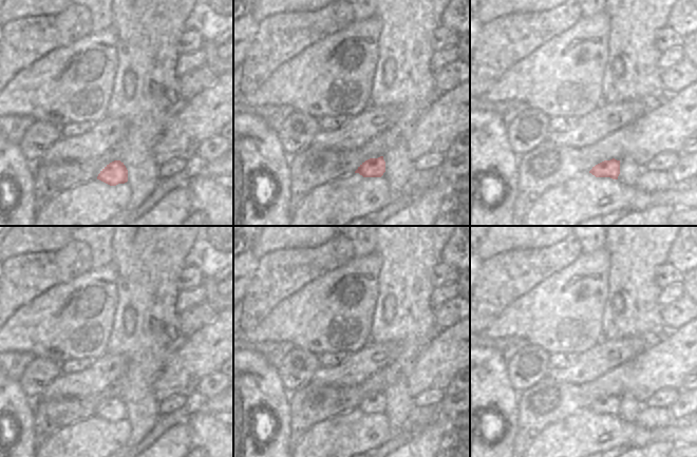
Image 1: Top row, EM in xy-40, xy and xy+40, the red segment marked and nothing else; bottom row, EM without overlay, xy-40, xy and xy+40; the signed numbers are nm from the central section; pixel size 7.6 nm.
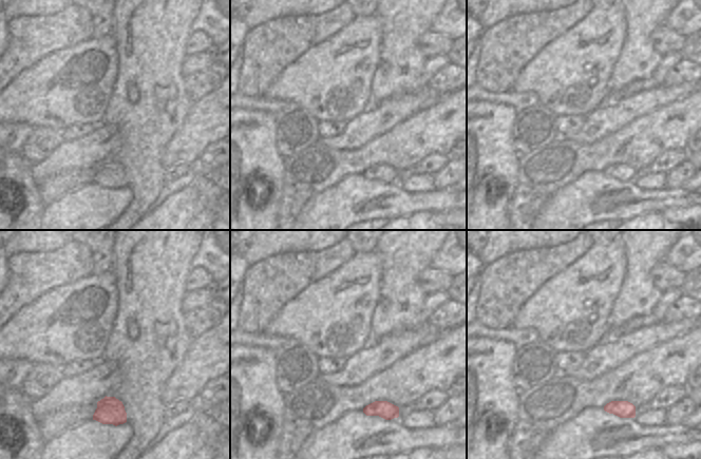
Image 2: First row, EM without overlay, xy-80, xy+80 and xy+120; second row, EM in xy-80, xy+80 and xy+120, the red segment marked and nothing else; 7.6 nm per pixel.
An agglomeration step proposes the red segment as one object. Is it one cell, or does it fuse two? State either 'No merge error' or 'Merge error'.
No merge error.

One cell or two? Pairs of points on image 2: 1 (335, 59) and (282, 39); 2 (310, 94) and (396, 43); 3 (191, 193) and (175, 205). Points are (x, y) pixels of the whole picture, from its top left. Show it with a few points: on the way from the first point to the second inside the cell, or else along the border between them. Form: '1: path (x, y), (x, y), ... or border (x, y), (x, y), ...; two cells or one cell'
1: border (329, 37), (314, 43), (288, 64); two cells
2: border (382, 29), (380, 59), (373, 76); two cells
3: path (187, 197), (180, 205); one cell

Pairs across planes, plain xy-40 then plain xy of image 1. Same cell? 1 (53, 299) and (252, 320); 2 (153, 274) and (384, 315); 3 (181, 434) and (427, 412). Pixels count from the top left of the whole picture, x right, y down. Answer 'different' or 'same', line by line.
1: different
2: same
3: different

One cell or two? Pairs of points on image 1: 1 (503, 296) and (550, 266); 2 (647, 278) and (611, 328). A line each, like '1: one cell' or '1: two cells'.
1: one cell
2: one cell

